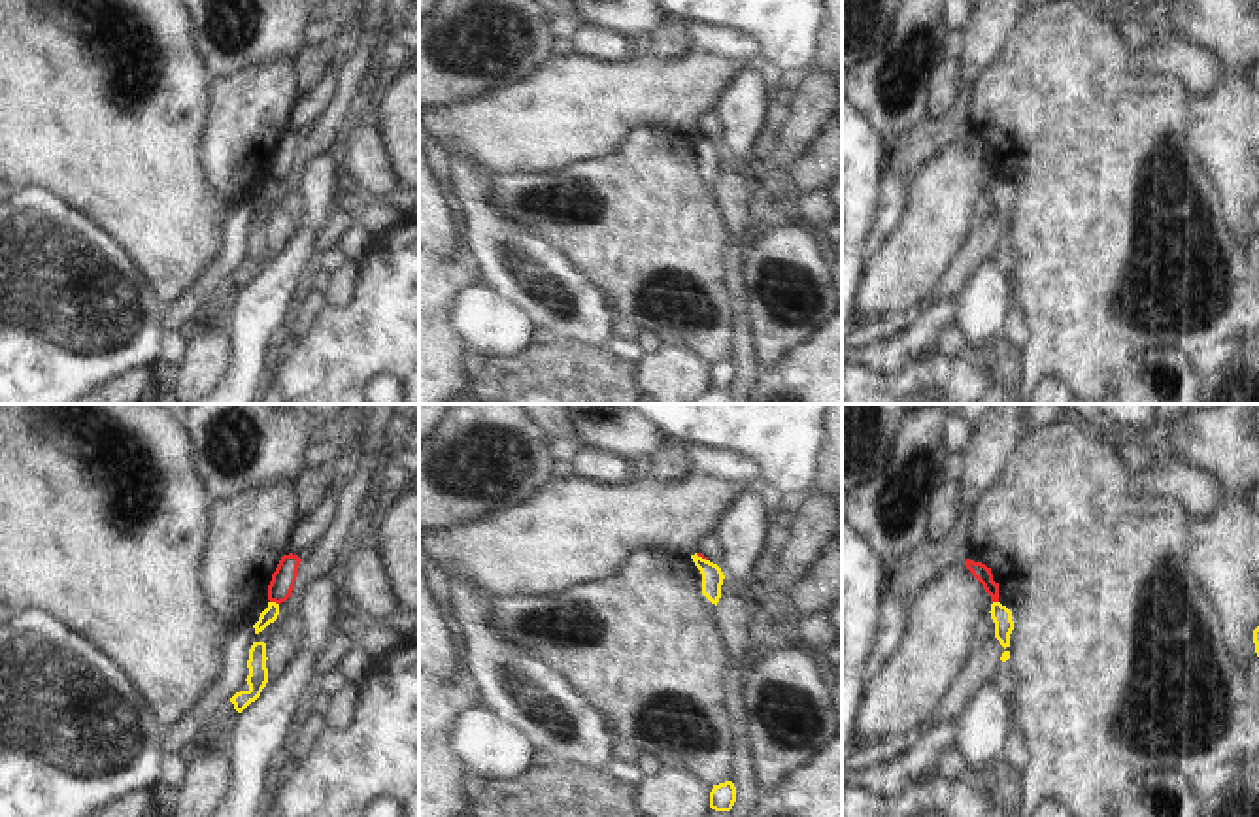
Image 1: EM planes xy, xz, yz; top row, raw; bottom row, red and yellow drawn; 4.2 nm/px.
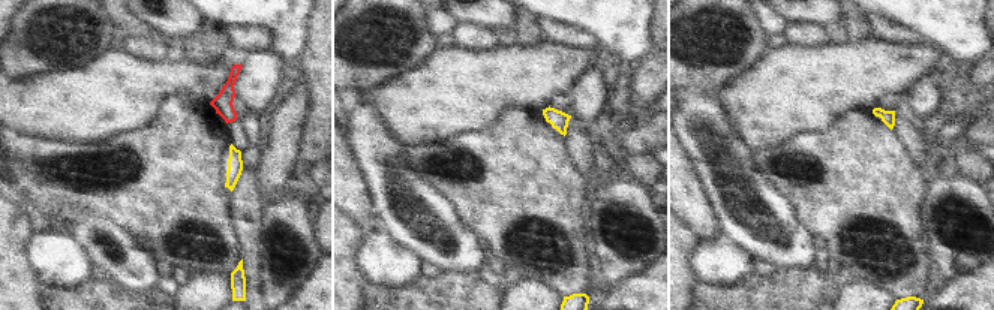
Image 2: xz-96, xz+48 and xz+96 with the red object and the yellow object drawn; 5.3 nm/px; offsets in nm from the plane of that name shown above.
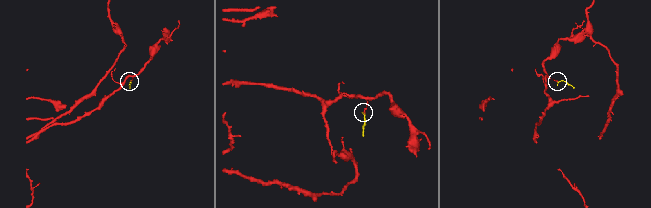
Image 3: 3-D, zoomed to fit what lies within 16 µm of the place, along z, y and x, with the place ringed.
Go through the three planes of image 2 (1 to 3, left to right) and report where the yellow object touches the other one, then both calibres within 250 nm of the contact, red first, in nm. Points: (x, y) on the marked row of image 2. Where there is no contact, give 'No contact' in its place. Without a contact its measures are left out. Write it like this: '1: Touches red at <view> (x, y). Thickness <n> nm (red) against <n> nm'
1: No contact
2: No contact
3: No contact.

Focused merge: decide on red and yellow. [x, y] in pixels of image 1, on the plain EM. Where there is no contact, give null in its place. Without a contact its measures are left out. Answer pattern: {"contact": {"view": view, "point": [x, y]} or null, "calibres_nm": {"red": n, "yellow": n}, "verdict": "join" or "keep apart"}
{"contact": {"view": "xy", "point": [274, 178]}, "calibres_nm": {"red": 100, "yellow": 70}, "verdict": "keep apart"}

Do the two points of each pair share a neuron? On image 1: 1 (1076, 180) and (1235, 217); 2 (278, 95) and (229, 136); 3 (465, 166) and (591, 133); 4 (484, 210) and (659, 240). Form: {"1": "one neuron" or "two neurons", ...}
{"1": "two neurons", "2": "one neuron", "3": "two neurons", "4": "two neurons"}

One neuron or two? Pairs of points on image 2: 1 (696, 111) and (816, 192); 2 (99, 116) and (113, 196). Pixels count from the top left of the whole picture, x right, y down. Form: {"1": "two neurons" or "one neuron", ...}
{"1": "two neurons", "2": "two neurons"}

